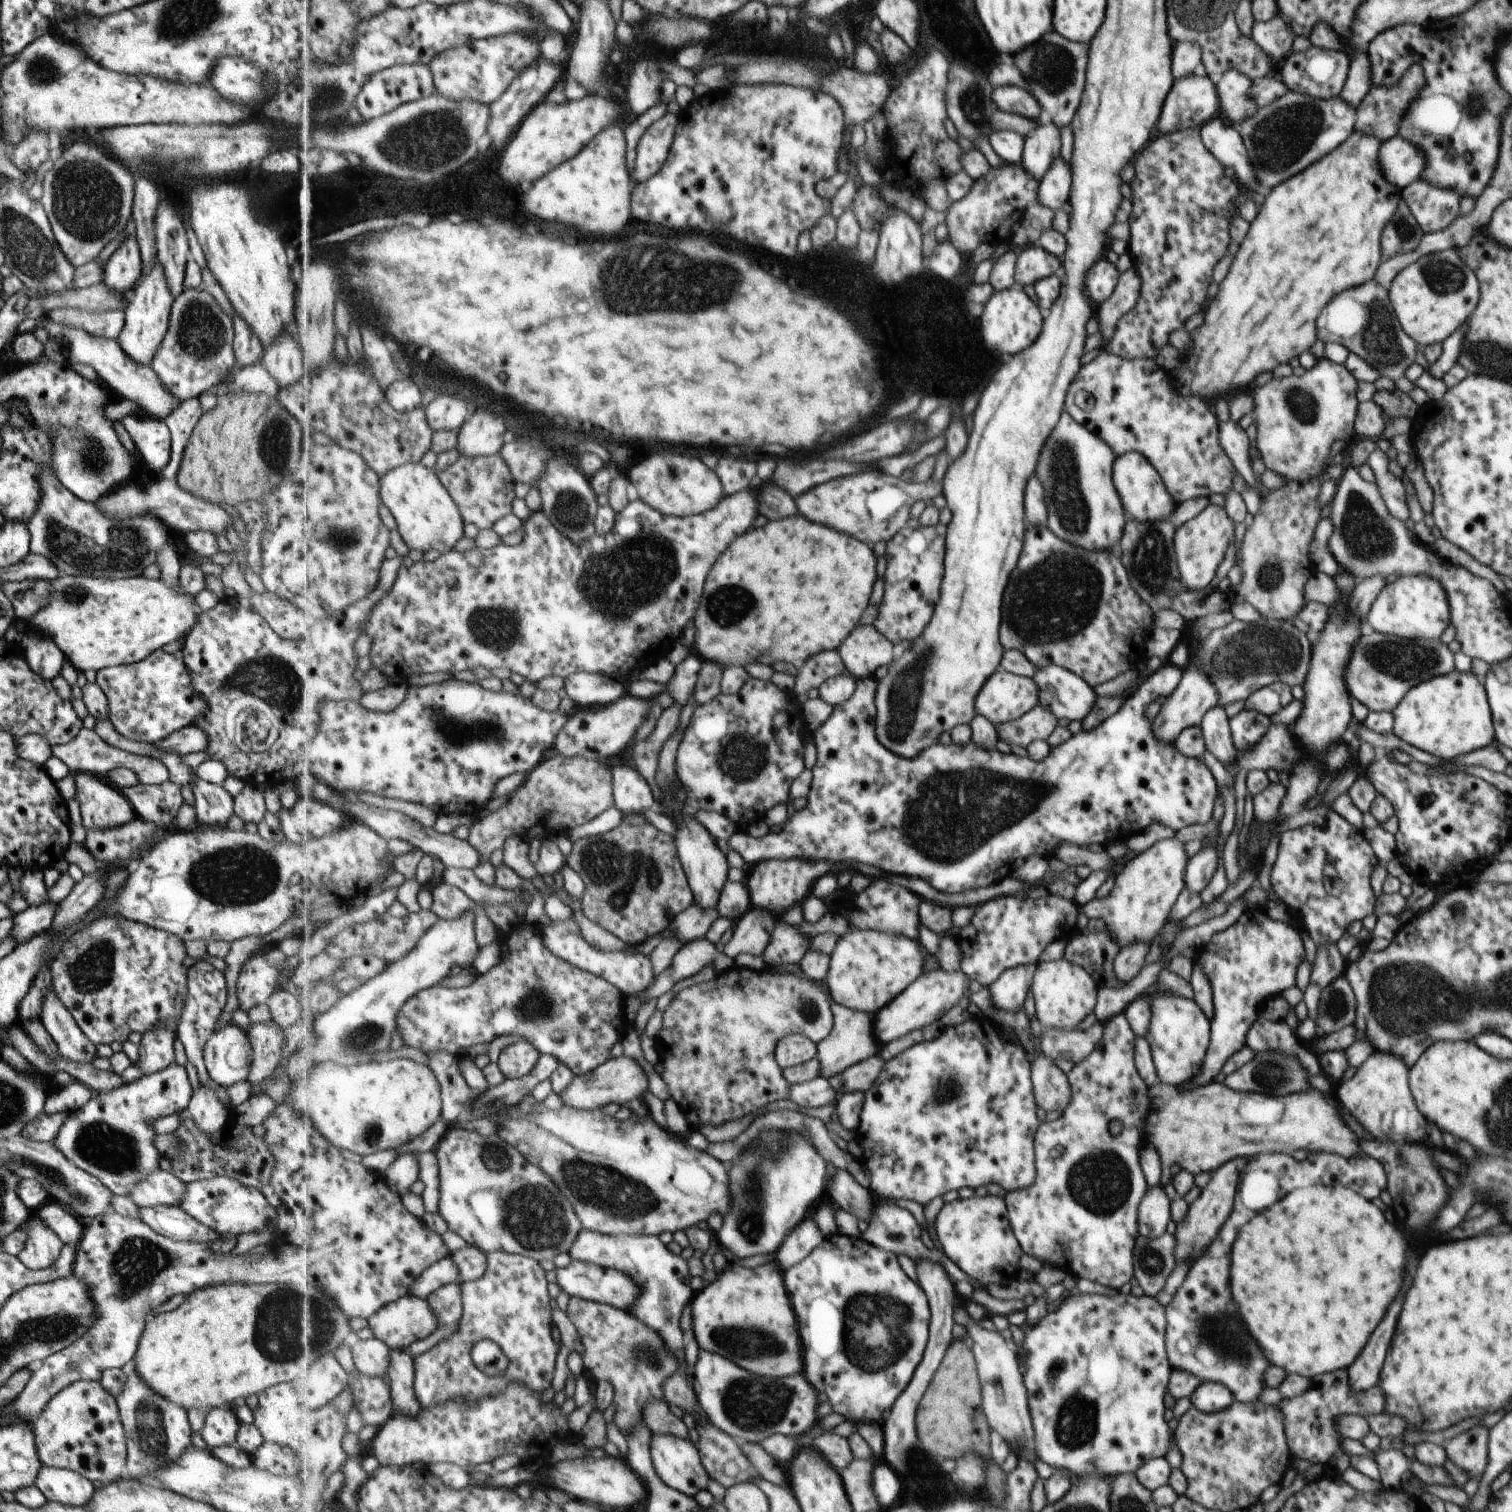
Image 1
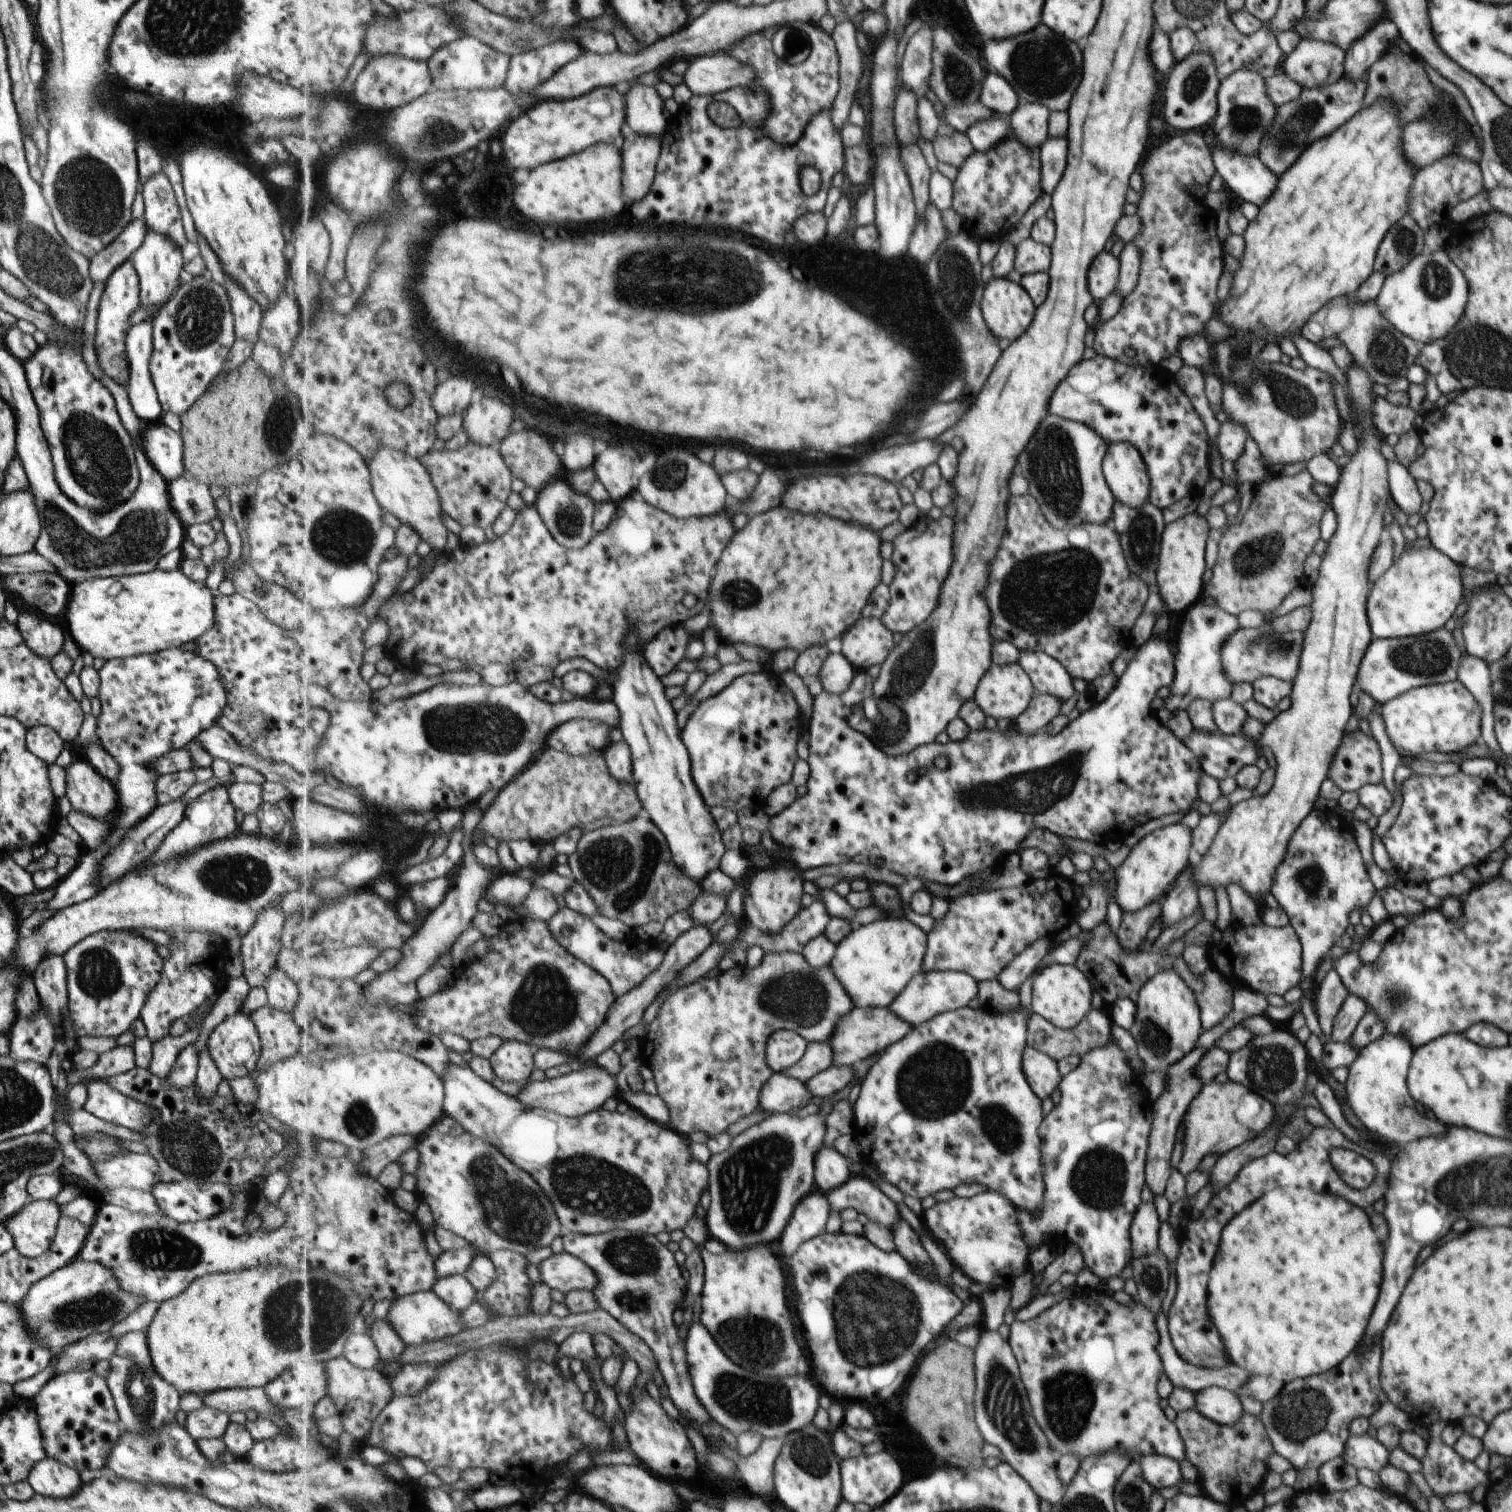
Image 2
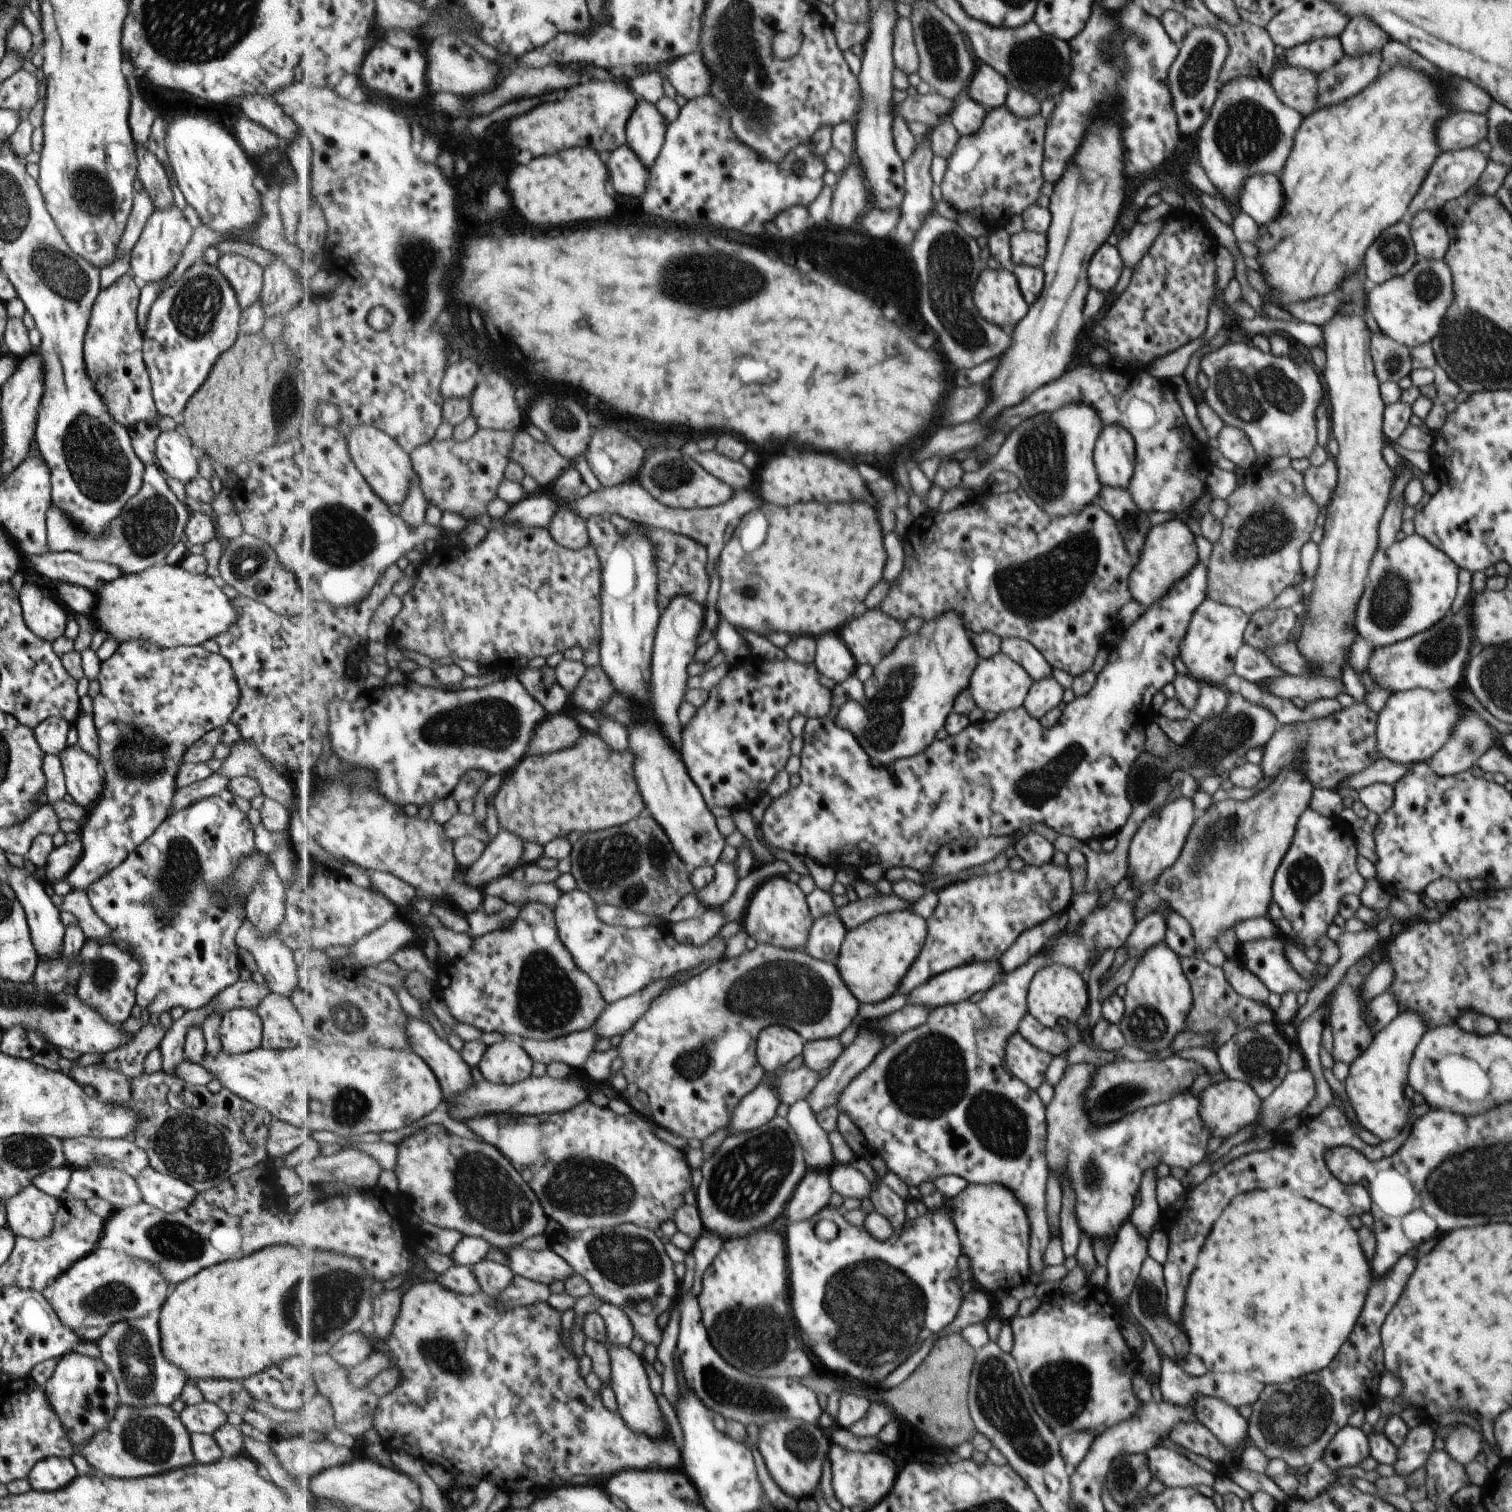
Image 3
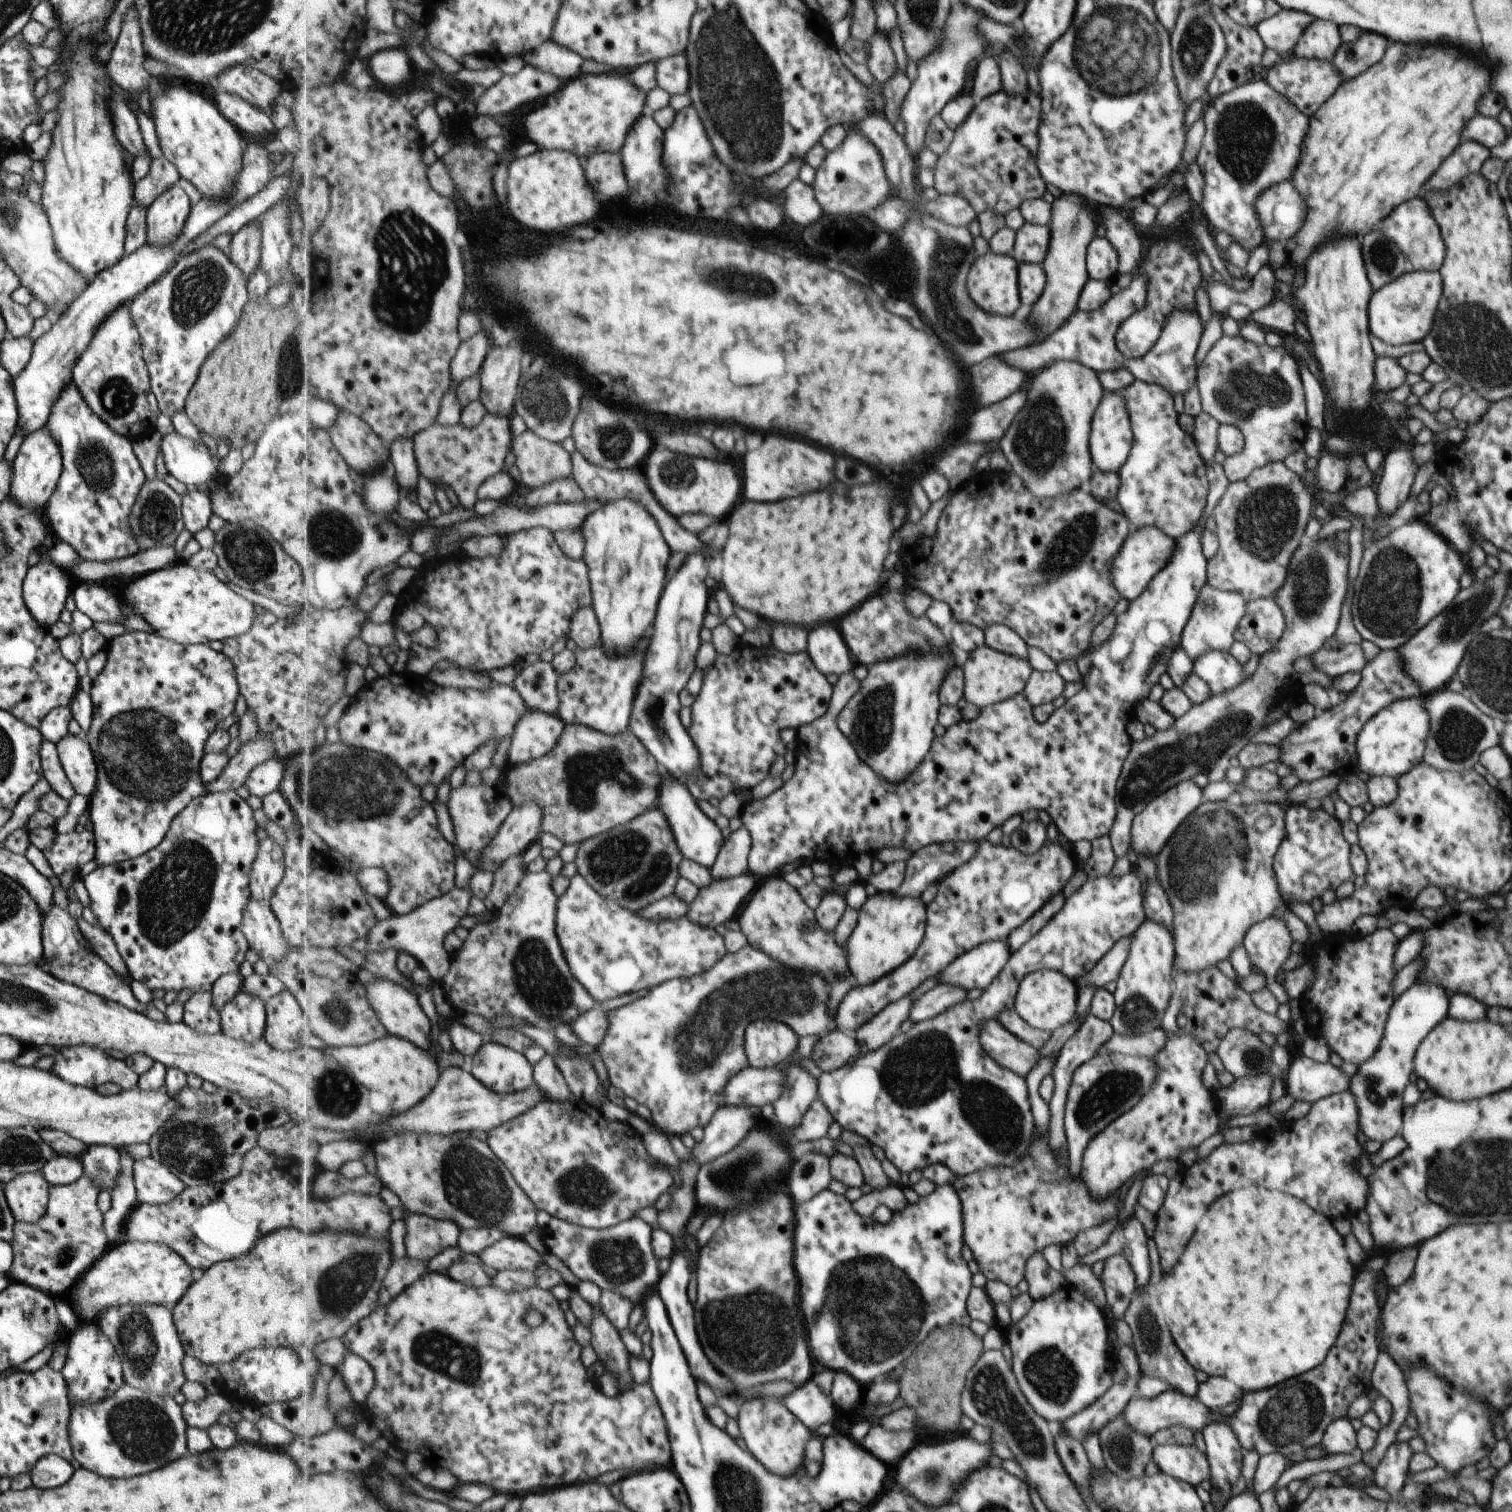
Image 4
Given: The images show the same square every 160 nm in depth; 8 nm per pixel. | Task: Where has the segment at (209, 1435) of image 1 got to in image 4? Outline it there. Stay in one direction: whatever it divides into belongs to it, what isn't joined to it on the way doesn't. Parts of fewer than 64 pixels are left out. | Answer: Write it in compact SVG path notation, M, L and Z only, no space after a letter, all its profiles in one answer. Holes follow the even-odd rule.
M221 1392L217 1395L207 1395L197 1402L185 1401L180 1407L187 1427L206 1430L217 1422L220 1414L228 1412L230 1402Z

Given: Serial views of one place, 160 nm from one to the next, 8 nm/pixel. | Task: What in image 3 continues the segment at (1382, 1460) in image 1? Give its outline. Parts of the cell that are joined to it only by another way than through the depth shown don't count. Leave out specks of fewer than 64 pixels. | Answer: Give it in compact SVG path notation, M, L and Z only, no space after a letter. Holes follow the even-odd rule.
M1348 1424L1333 1436L1333 1444L1325 1448L1323 1462L1332 1469L1357 1466L1367 1456L1371 1456L1371 1449L1367 1446L1367 1436L1359 1428Z

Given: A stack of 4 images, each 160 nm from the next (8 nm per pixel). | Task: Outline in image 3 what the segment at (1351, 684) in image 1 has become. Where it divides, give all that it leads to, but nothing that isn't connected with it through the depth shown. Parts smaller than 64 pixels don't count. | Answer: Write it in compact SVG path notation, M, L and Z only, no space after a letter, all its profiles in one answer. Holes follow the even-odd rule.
M1461 609L1456 615L1450 614L1426 631L1399 643L1373 648L1366 672L1373 686L1387 689L1391 694L1414 688L1429 689L1431 692L1453 690L1467 666L1472 636L1471 617Z

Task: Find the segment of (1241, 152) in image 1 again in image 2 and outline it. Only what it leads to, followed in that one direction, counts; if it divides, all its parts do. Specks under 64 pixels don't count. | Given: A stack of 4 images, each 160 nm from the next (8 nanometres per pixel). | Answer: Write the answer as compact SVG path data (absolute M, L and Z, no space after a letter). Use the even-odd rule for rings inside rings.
M1214 138L1212 157L1216 164L1217 174L1221 176L1225 186L1245 202L1257 208L1269 198L1275 188L1276 177L1255 155L1225 149L1215 144Z

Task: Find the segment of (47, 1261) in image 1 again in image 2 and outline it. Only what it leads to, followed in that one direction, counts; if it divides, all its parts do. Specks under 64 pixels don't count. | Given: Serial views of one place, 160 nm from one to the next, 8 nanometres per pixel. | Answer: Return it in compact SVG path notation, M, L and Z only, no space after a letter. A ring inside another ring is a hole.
M29 1200L2 1225L21 1256L37 1258L49 1249L59 1216L61 1212L54 1200Z

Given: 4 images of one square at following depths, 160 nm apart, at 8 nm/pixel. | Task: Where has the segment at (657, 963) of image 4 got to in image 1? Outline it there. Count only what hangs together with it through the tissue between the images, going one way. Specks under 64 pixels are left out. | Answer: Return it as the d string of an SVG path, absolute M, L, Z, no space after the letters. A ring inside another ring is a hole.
M573 919L570 921L552 922L551 926L543 928L543 931L540 933L544 943L555 956L561 957L563 960L569 961L579 968L604 977L605 980L620 988L621 992L627 996L632 997L633 995L643 993L654 980L651 955L643 955L632 949L628 949L627 954L623 954L621 951L601 952L601 950L597 950L595 946L591 946L583 938L579 924Z

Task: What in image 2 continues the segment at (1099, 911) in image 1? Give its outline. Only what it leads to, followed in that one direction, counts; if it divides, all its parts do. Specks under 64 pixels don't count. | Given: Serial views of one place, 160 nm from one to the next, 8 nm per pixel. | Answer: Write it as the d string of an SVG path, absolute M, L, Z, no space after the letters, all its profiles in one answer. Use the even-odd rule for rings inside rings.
M1179 822L1159 828L1141 838L1130 849L1129 855L1120 866L1113 870L1115 903L1123 913L1141 911L1145 906L1161 902L1177 876L1189 865L1188 850L1191 830Z

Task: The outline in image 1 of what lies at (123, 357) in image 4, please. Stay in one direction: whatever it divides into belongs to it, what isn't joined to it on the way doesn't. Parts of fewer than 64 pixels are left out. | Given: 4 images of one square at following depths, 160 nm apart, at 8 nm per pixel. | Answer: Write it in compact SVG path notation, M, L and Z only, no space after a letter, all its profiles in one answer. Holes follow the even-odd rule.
M128 235L109 256L102 268L103 284L116 293L125 295L133 292L141 266L140 252L134 235Z

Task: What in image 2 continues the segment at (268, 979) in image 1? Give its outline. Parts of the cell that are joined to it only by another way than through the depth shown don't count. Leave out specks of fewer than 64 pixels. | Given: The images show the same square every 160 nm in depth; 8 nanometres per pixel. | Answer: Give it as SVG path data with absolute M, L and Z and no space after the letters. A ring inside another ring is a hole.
M281 905L261 911L240 940L239 954L242 962L242 977L249 988L259 988L266 976L276 966L276 956L281 949L280 934L284 923Z

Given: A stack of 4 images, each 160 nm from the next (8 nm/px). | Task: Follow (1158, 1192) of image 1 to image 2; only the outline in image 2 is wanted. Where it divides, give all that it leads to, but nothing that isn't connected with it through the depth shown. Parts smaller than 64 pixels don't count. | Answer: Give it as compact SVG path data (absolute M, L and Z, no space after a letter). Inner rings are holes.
M1153 1201L1139 1204L1131 1222L1133 1258L1152 1255L1157 1251L1157 1228L1159 1228L1159 1218Z

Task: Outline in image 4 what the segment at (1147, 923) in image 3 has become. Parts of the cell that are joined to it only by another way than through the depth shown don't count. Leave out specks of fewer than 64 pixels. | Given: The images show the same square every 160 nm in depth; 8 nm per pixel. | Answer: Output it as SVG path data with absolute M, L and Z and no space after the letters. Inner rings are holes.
M1131 935L1120 939L1119 942L1097 962L1091 971L1085 973L1078 979L1078 983L1082 985L1090 984L1097 989L1101 989L1107 982L1116 982L1121 967L1124 966L1125 960L1128 959L1131 939Z

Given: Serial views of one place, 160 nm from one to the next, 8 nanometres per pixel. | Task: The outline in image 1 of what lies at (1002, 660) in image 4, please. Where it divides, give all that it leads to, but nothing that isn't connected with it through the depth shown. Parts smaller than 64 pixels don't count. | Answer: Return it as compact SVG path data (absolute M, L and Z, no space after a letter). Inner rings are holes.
M998 666L975 698L977 715L990 723L1019 719L1039 704L1039 686L1032 678L1022 677Z

